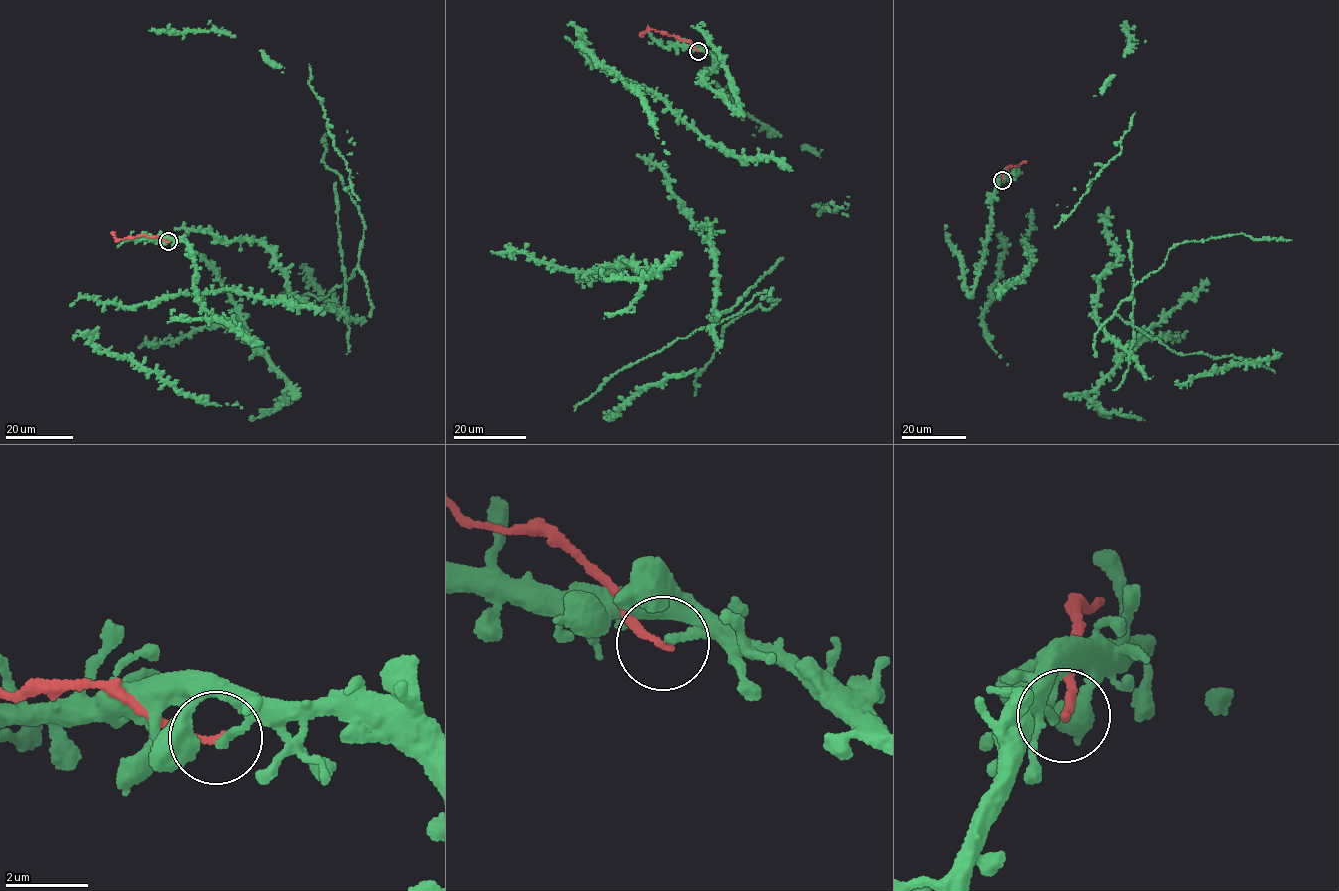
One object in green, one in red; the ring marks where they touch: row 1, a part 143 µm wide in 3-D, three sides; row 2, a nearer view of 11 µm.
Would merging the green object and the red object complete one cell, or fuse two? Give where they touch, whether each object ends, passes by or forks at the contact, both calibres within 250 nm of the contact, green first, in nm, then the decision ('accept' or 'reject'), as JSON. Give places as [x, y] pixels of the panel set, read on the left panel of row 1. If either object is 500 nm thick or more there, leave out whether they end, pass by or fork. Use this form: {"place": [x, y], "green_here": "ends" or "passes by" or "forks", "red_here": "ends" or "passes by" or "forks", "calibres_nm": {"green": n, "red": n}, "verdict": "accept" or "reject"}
{"place": [168, 241], "green_here": "ends", "red_here": "ends", "calibres_nm": {"green": 180, "red": 180}, "verdict": "reject"}

